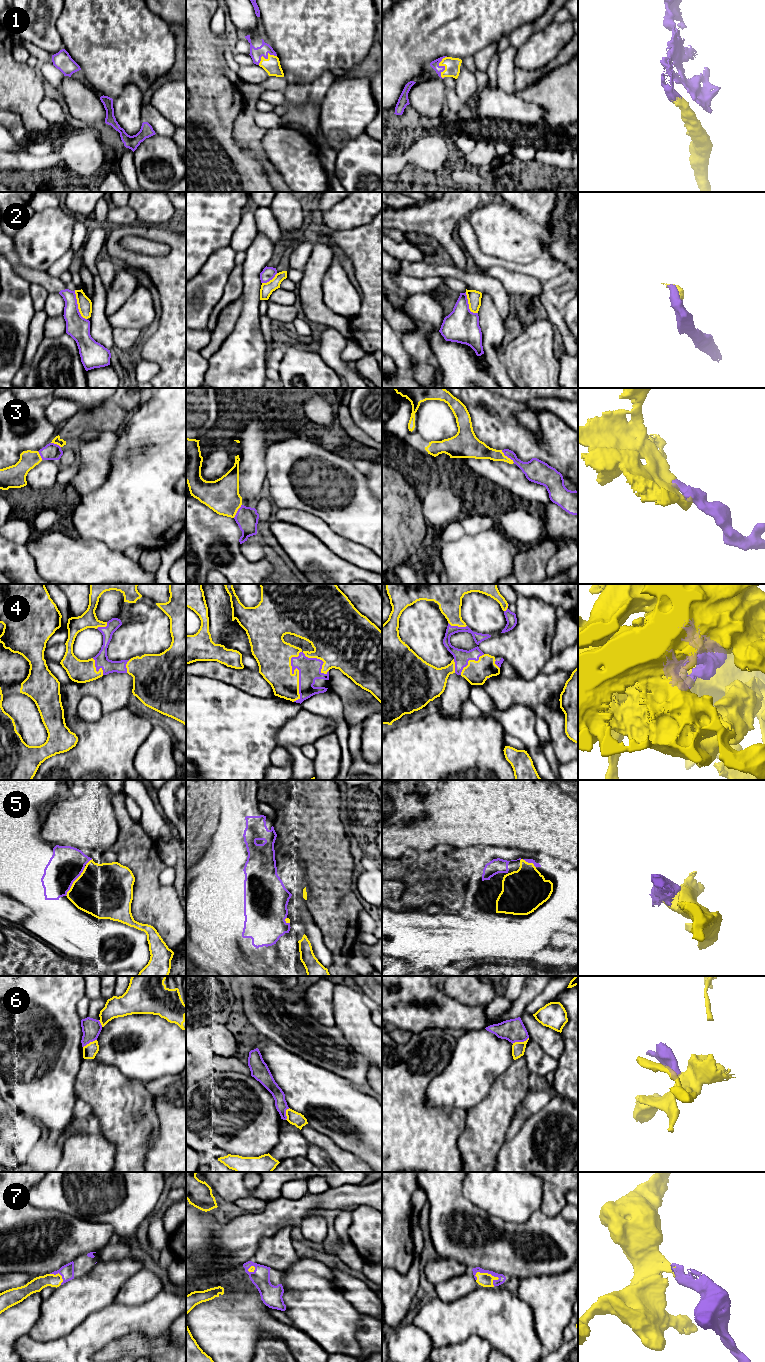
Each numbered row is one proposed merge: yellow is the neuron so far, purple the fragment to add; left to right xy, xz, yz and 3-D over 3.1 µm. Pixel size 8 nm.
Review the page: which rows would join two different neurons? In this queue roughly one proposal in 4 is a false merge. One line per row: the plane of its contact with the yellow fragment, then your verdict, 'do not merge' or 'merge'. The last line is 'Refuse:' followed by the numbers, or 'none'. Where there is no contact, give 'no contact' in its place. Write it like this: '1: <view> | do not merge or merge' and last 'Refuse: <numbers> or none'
1: yz | merge
2: xy | do not merge
3: yz | merge
4: xz | merge
5: xy | merge
6: yz | do not merge
7: yz | merge
Refuse: 2, 6

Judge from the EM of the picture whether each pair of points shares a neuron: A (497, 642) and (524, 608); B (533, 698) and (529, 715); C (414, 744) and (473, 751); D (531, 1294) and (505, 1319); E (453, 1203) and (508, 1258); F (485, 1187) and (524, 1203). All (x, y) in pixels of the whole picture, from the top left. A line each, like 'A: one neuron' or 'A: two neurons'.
A: one neuron
B: two neurons
C: one neuron
D: two neurons
E: one neuron
F: one neuron

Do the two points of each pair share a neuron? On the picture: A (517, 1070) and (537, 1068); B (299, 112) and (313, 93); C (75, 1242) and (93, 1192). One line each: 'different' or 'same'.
A: different
B: same
C: different

